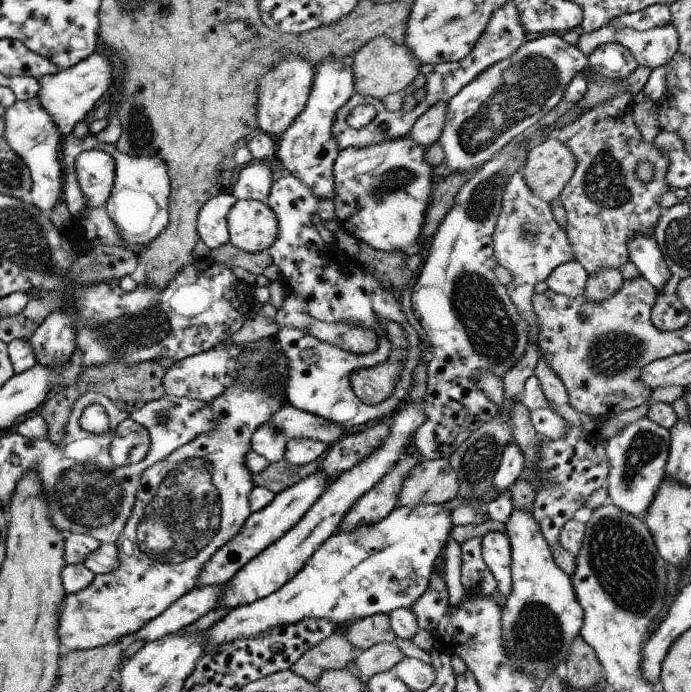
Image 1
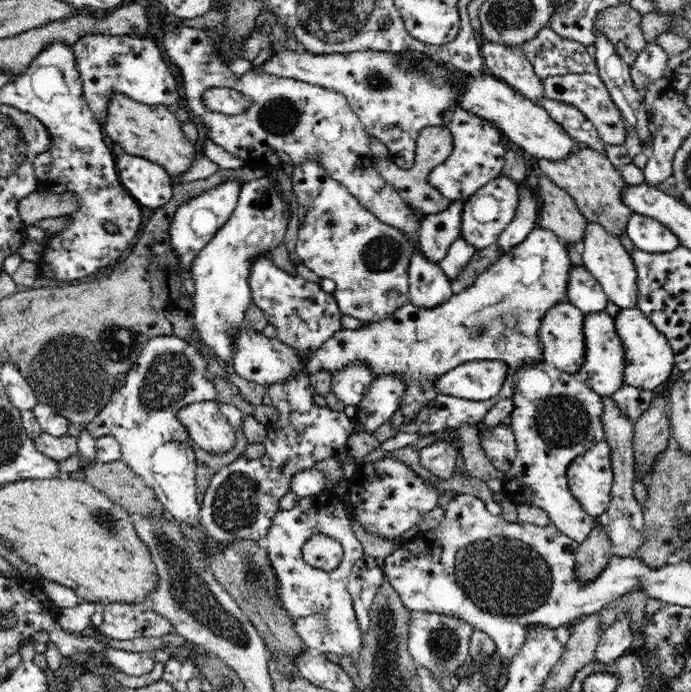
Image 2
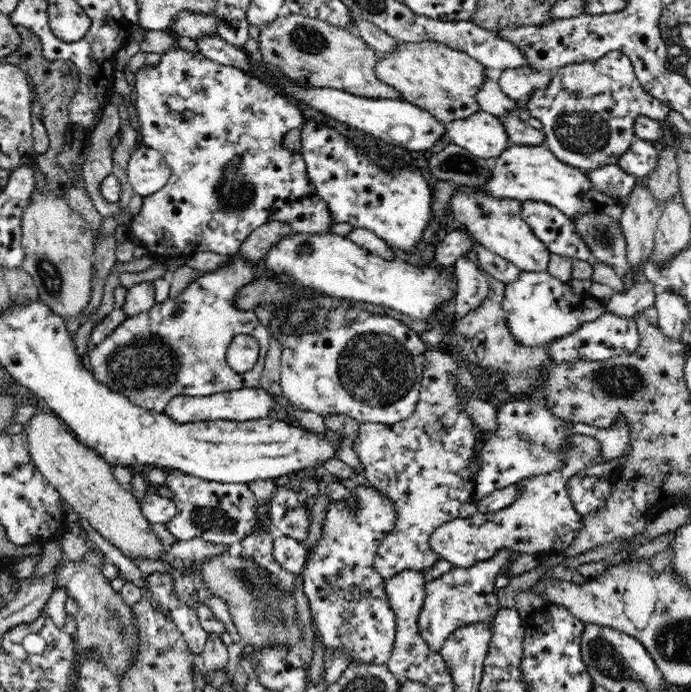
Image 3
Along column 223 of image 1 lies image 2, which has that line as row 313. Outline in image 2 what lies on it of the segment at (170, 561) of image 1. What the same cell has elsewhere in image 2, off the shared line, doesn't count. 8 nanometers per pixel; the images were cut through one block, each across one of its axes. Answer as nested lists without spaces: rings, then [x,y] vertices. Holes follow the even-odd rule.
[[[537,227],[535,230],[532,230],[526,240],[523,240],[521,244],[514,246],[510,252],[506,252],[503,256],[496,262],[496,264],[492,264],[488,270],[481,272],[477,278],[476,282],[470,286],[470,288],[466,288],[463,292],[459,294],[453,295],[450,300],[445,301],[444,304],[440,305],[436,308],[418,308],[417,306],[412,305],[412,303],[404,304],[404,306],[400,306],[400,308],[396,308],[396,312],[392,312],[392,316],[386,318],[386,320],[370,320],[367,322],[362,322],[362,326],[358,329],[344,329],[339,330],[335,333],[332,338],[329,338],[319,349],[312,354],[312,356],[308,356],[308,358],[301,358],[299,353],[297,352],[297,348],[293,346],[288,346],[287,344],[282,343],[278,337],[276,338],[268,338],[264,336],[263,332],[256,332],[251,328],[245,328],[244,325],[240,330],[237,331],[236,336],[234,336],[234,349],[235,354],[230,364],[230,371],[239,374],[242,378],[246,378],[246,380],[251,380],[252,382],[257,382],[258,384],[263,384],[268,386],[270,384],[276,384],[276,382],[286,382],[286,380],[294,380],[296,376],[300,373],[312,375],[314,373],[328,371],[332,374],[341,372],[345,370],[347,367],[354,365],[355,363],[362,363],[362,365],[368,365],[368,369],[372,369],[372,373],[375,374],[376,378],[380,376],[386,376],[386,374],[394,374],[398,378],[403,380],[403,384],[405,385],[404,396],[400,399],[400,406],[398,410],[392,414],[392,418],[388,420],[391,422],[393,426],[398,429],[398,432],[422,432],[424,434],[435,433],[436,431],[441,431],[444,429],[457,429],[461,424],[464,423],[479,423],[486,413],[499,401],[502,399],[510,398],[515,391],[516,384],[516,373],[519,372],[519,369],[523,365],[534,365],[535,363],[541,362],[543,360],[543,348],[542,343],[540,343],[539,330],[540,324],[542,322],[542,318],[544,318],[544,314],[552,308],[552,306],[556,306],[561,303],[567,303],[569,300],[568,297],[568,284],[570,277],[570,270],[573,268],[573,264],[570,261],[568,256],[568,245],[563,244],[554,232],[545,230],[544,228]],[[472,360],[502,360],[508,364],[508,376],[506,376],[506,380],[504,380],[504,384],[502,388],[496,396],[493,396],[488,400],[481,401],[471,401],[466,400],[465,398],[458,398],[457,396],[450,396],[440,391],[436,391],[436,387],[434,387],[434,382],[440,378],[440,376],[444,376],[450,370],[460,366],[460,364],[466,364],[466,362],[471,362]]]

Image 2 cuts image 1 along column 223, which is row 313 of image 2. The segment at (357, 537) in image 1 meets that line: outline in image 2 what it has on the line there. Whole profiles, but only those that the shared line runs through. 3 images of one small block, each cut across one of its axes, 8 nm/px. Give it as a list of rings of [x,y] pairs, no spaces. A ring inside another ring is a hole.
[[[638,307],[620,309],[614,316],[614,322],[624,345],[625,384],[640,390],[656,390],[660,384],[664,384],[672,376],[672,370],[675,367],[675,357],[668,339]]]

